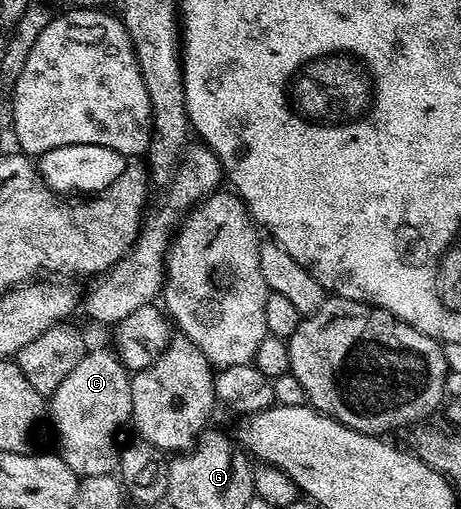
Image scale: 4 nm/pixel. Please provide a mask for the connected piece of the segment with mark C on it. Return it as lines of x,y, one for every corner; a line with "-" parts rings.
89,349
78,368
50,396
46,410
50,418
52,414
60,459
77,476
86,479
113,473
122,451
116,447
116,433
132,417
132,374
115,349

